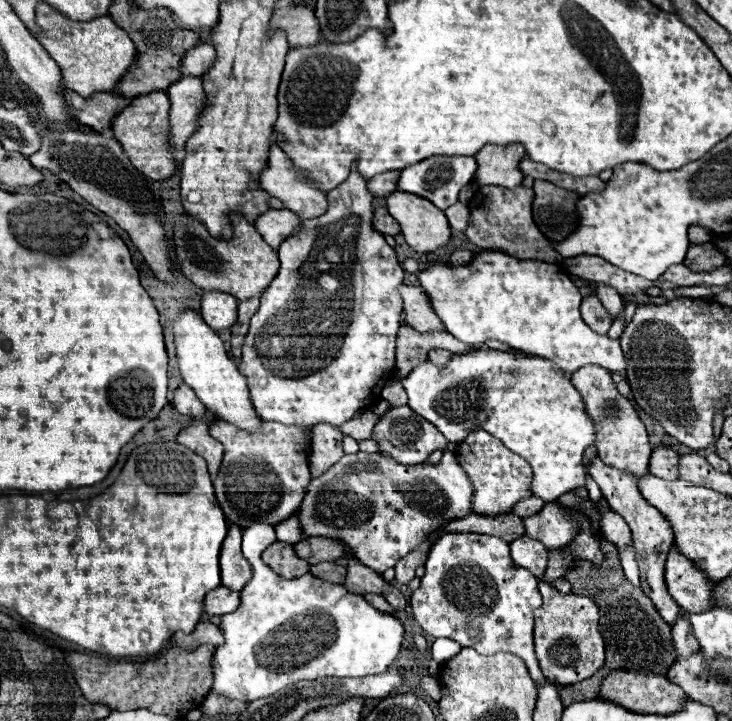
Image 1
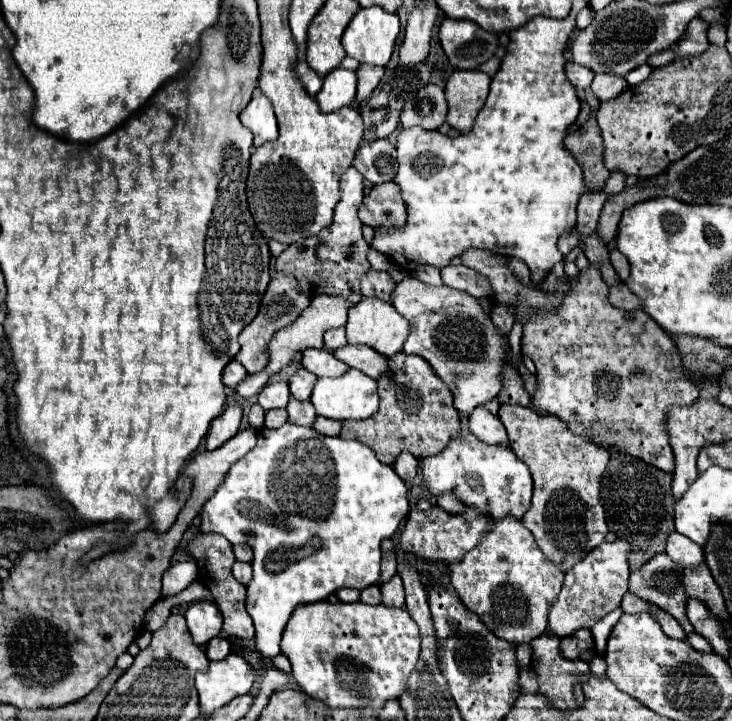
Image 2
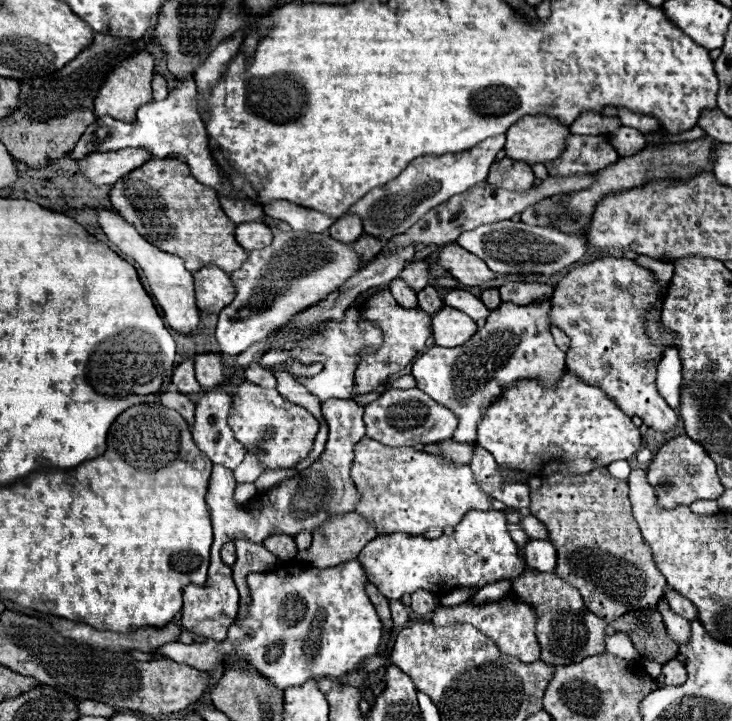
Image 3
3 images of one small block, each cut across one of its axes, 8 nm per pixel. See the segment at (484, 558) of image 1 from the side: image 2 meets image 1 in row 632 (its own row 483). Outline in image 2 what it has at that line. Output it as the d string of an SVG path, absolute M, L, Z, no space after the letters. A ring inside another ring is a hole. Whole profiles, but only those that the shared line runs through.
M460 434L450 440L448 448L440 454L424 458L422 462L424 482L432 494L442 494L452 490L466 506L478 508L482 514L494 520L514 516L522 518L530 508L532 498L532 476L528 466L516 458L508 446L488 446L480 442L474 434Z

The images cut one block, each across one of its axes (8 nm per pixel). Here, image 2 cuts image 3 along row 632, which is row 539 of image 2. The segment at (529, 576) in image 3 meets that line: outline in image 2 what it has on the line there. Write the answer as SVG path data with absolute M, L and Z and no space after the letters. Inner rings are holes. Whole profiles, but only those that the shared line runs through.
M504 404L500 406L498 418L504 420L510 448L530 468L534 478L532 506L524 514L522 524L534 534L546 558L566 572L606 540L608 524L600 504L600 478L610 460L610 452L592 442L584 442L584 438L576 436L554 414L540 414L528 406Z

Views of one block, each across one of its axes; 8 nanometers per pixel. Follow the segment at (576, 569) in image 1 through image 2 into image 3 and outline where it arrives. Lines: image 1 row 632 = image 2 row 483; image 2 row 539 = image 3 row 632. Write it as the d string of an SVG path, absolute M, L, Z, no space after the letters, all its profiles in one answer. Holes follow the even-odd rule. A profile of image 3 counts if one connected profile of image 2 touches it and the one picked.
M652 608L630 610L618 620L610 622L610 626L616 632L626 632L632 644L636 646L638 654L648 660L664 664L678 656L678 642L674 642L666 634L666 626L658 610Z

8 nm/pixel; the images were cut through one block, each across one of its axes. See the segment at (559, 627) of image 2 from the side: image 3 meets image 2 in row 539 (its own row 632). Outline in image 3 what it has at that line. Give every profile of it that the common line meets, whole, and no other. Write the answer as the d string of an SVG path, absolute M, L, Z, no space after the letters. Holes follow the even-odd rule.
M614 632L612 636L610 634L606 636L606 652L614 654L618 658L624 658L624 660L636 660L636 658L640 658L638 652L634 650L630 638L624 632Z

